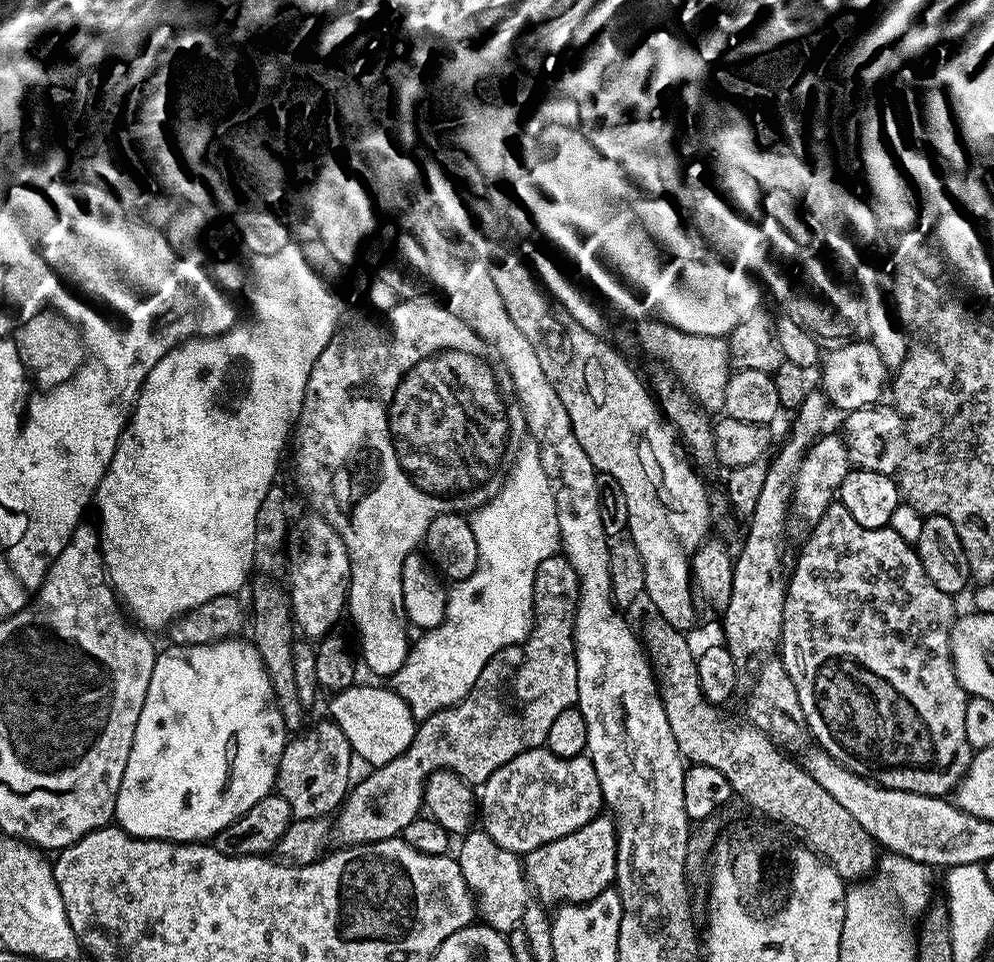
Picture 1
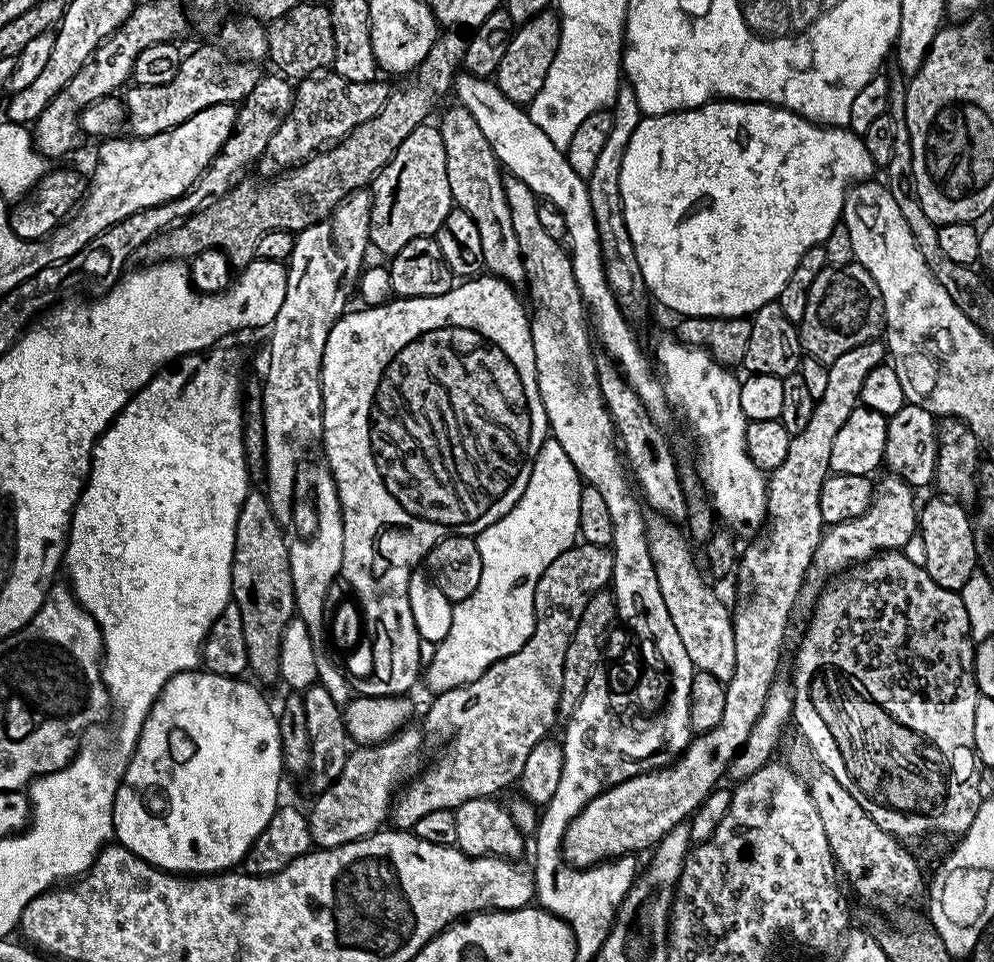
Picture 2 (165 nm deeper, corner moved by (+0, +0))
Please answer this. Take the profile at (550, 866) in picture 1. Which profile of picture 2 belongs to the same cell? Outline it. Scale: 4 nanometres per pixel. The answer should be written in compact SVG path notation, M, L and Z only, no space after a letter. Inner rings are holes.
M877 338L870 342L862 342L862 346L854 346L828 367L827 387L822 398L816 400L814 414L810 414L810 422L806 427L793 436L790 450L778 466L768 476L768 515L762 531L748 549L741 551L738 556L738 577L744 583L744 597L736 604L736 609L730 612L734 626L734 674L725 683L726 706L722 709L722 718L714 730L693 735L688 741L688 747L672 761L671 764L650 772L643 772L621 784L607 788L598 798L594 798L570 822L566 828L562 850L564 860L573 868L593 868L604 860L614 860L617 856L640 854L640 851L651 849L674 826L685 823L695 812L698 805L712 793L712 789L721 783L720 778L729 769L737 753L743 748L746 738L754 722L762 712L762 706L768 697L768 690L777 679L776 670L780 666L780 647L784 644L784 635L788 632L788 615L792 607L797 607L800 599L800 587L808 573L810 562L814 558L814 550L818 550L820 537L826 531L822 518L822 510L818 507L818 494L822 490L822 482L830 475L830 450L834 447L834 438L838 430L846 426L846 418L860 404L862 382L870 370L885 363L886 345L883 339Z

